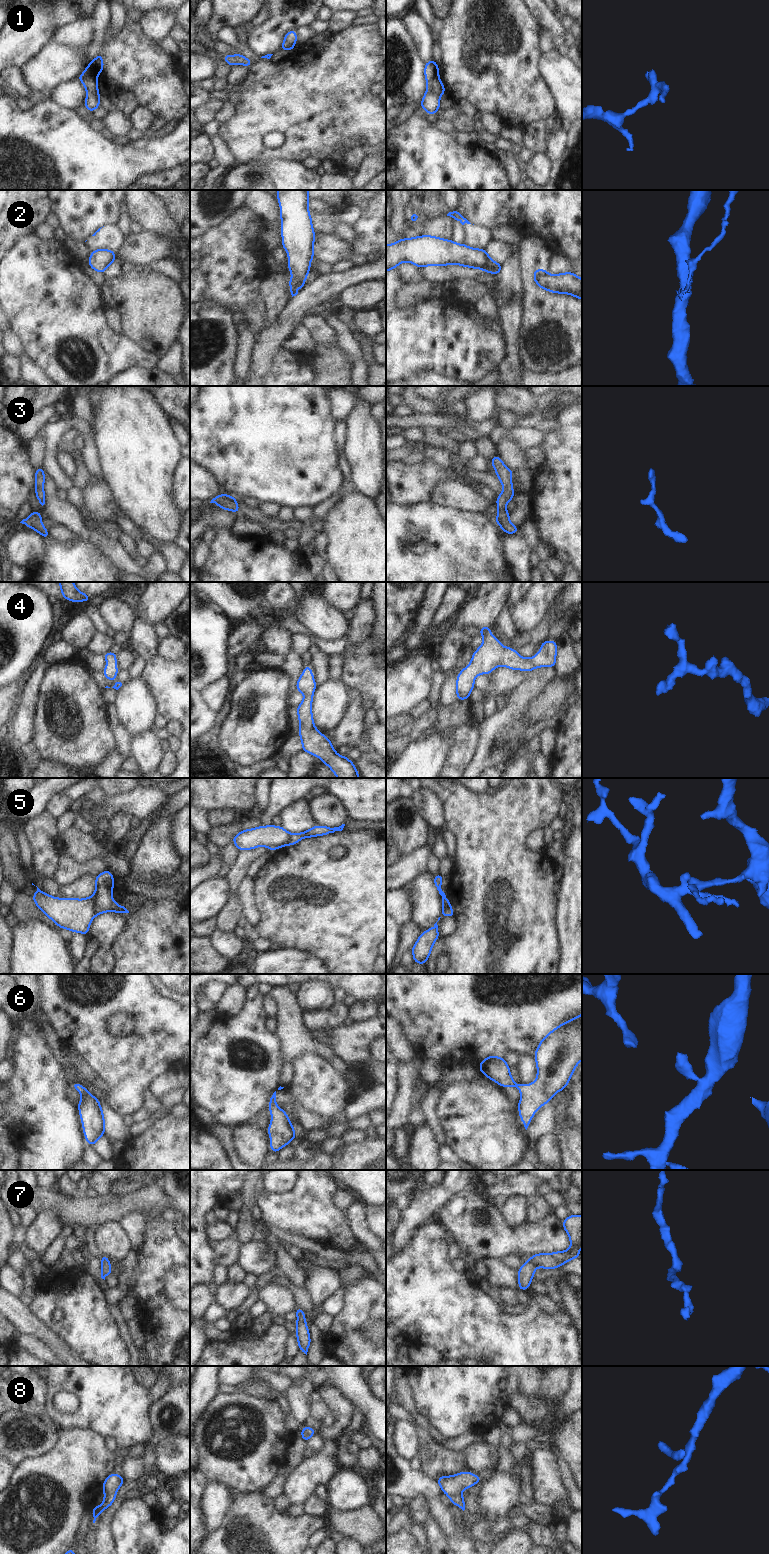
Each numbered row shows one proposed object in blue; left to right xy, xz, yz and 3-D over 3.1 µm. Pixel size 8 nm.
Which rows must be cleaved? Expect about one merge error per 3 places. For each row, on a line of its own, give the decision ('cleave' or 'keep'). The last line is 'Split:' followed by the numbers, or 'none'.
1: keep
2: cleave
3: keep
4: keep
5: cleave
6: keep
7: keep
8: keep
Split: 2, 5

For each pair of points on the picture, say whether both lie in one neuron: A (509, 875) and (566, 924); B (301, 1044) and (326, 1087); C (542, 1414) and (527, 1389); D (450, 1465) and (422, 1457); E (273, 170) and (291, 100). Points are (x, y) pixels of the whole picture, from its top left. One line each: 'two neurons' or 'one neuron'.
A: two neurons
B: two neurons
C: two neurons
D: one neuron
E: two neurons

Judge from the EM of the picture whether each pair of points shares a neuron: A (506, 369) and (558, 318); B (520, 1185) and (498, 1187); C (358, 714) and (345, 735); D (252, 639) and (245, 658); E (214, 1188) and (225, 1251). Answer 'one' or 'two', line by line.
A: two
B: one
C: one
D: two
E: two

